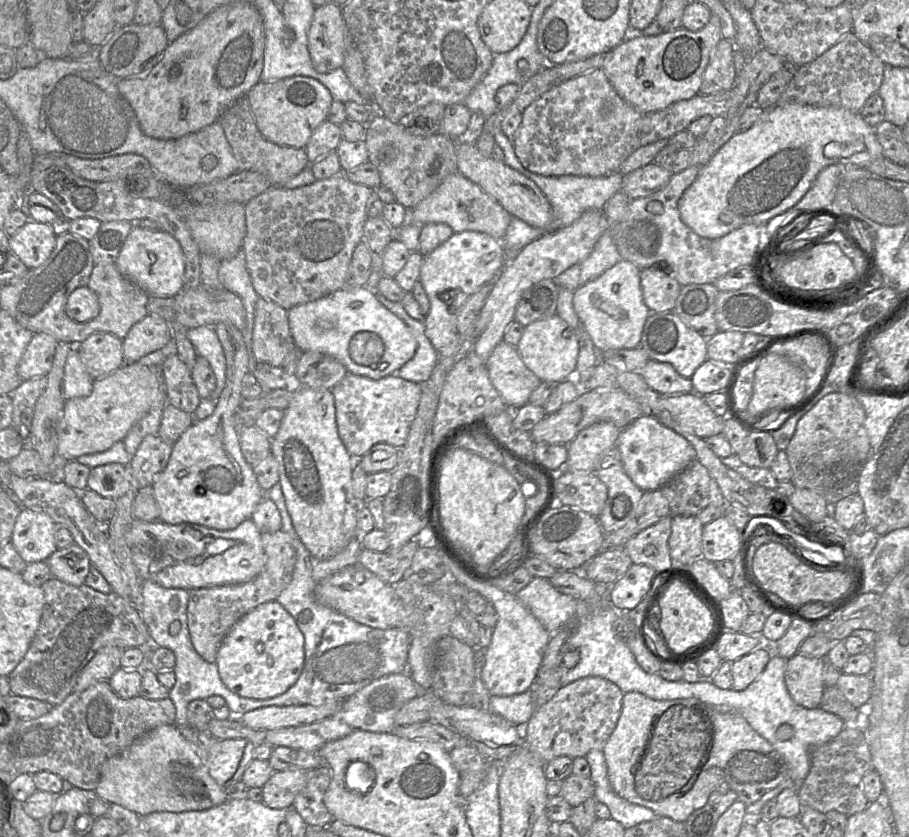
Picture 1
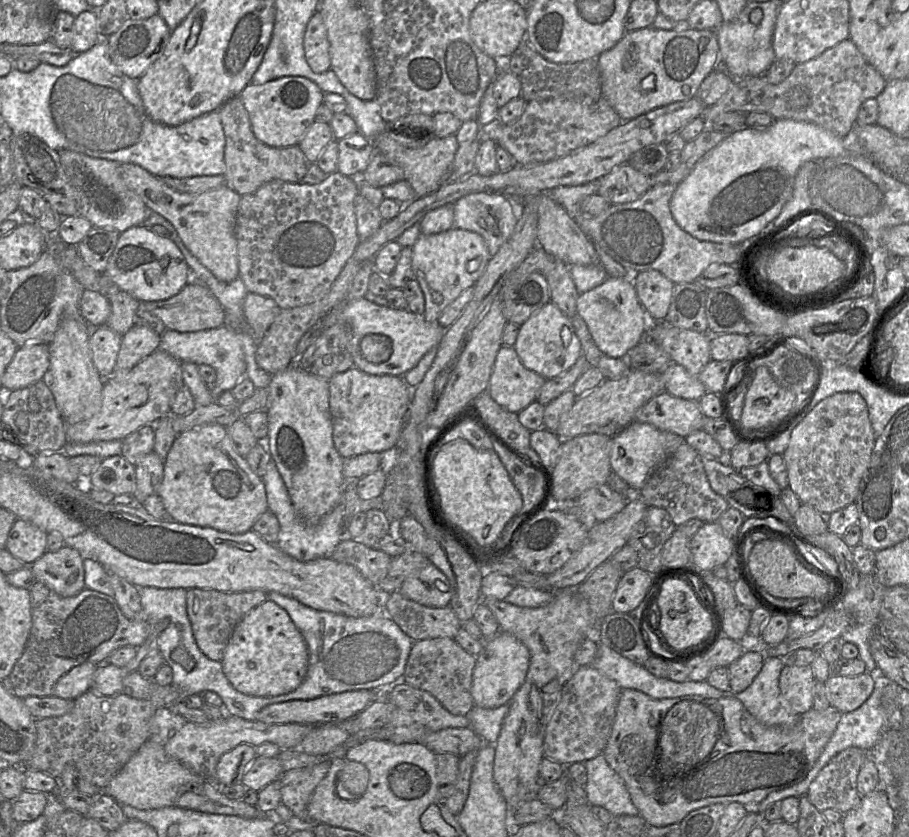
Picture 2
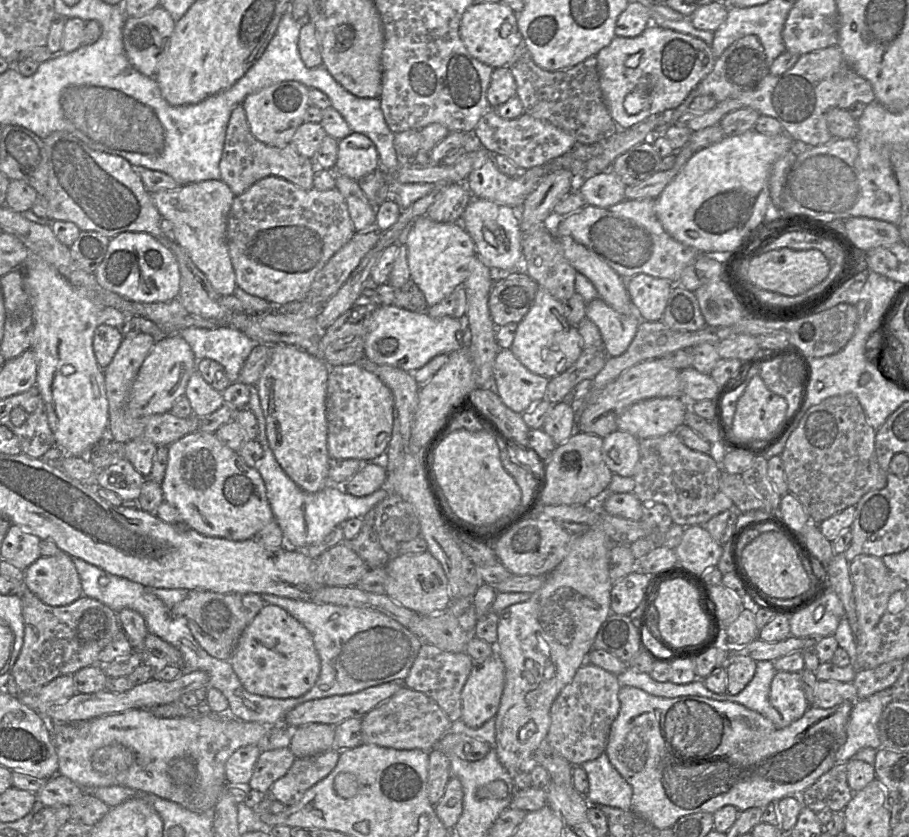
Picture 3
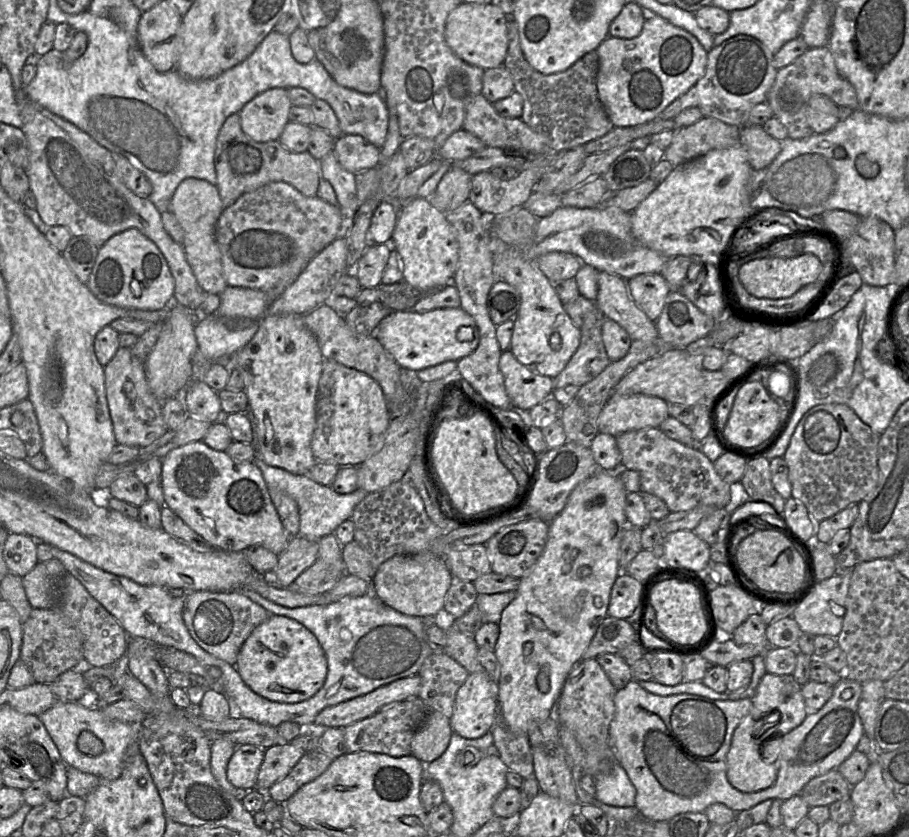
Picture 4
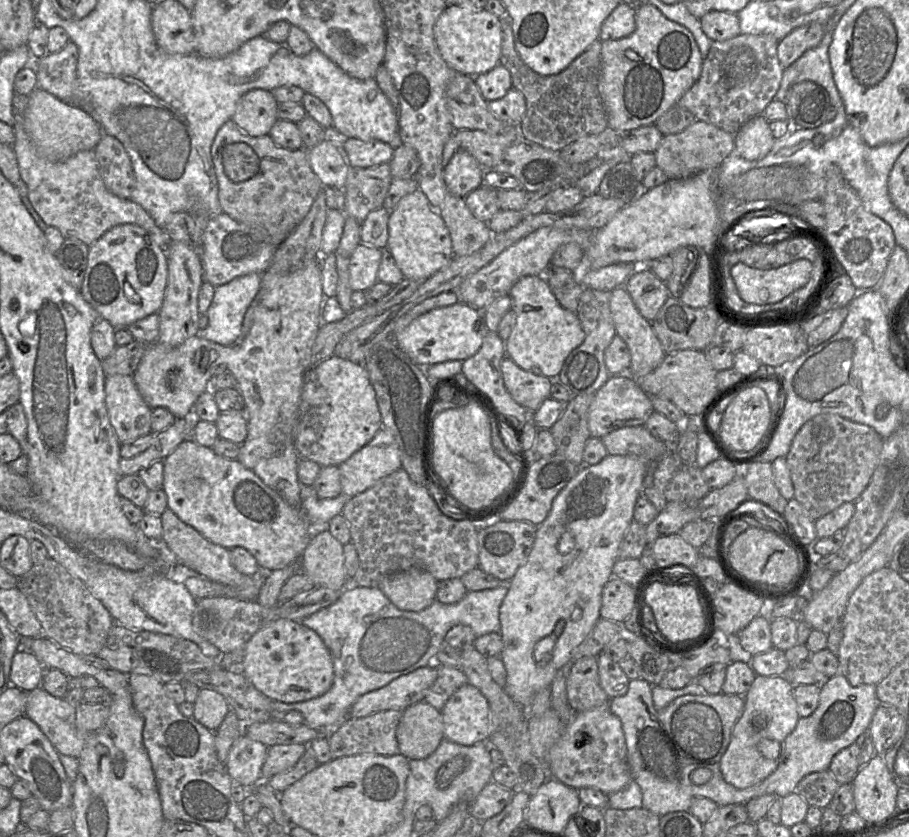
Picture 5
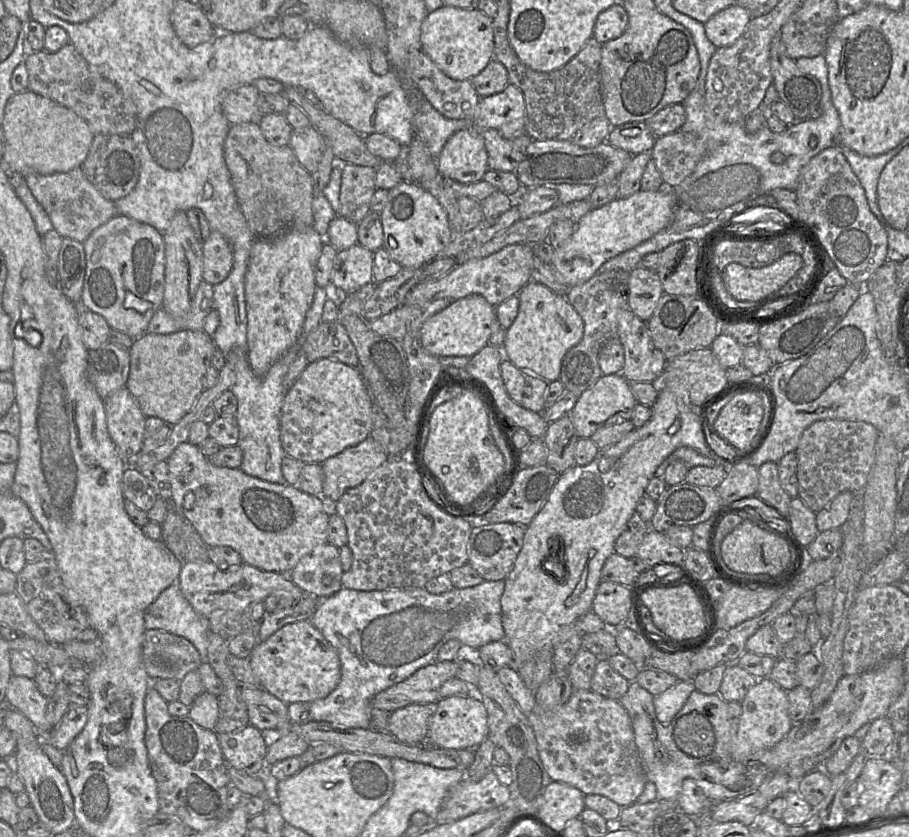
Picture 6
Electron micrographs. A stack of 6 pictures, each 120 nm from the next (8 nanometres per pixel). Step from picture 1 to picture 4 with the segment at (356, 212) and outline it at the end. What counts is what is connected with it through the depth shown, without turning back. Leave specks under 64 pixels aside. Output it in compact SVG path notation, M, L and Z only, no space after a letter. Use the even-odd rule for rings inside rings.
M271 182L241 195L233 204L223 209L215 228L215 238L221 252L223 276L227 286L267 292L282 279L296 281L312 259L339 238L343 222L338 205L331 205L318 196L306 197L286 182Z

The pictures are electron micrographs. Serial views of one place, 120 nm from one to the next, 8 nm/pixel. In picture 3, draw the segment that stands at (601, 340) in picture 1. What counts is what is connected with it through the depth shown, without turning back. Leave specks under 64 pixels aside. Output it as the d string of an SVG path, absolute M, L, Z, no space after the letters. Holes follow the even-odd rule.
M600 297L587 303L586 317L600 330L609 357L620 356L628 349L642 321L639 316L617 312Z

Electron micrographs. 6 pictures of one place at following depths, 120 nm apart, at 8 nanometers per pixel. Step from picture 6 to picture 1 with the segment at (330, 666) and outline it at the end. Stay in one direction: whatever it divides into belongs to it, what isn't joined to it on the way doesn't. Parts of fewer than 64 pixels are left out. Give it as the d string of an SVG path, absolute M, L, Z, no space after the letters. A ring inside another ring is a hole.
M276 600L260 604L240 618L223 639L216 657L226 687L251 699L268 699L284 693L299 678L304 661L304 636L295 619Z

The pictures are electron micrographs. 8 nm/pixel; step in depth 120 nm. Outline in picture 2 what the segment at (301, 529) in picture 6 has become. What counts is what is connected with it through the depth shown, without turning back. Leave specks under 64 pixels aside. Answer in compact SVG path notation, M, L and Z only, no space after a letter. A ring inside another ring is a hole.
M218 424L194 427L177 436L164 462L157 495L169 519L229 534L252 530L258 518L268 510L262 479L234 450L226 427Z

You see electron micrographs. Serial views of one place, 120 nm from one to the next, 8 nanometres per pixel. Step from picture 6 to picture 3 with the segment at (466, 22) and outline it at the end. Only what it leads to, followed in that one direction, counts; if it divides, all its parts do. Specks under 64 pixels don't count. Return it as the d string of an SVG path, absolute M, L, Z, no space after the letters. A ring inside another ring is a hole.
M474 2L462 15L459 35L468 52L478 61L495 68L507 66L516 47L522 41L517 16L509 6L500 2Z

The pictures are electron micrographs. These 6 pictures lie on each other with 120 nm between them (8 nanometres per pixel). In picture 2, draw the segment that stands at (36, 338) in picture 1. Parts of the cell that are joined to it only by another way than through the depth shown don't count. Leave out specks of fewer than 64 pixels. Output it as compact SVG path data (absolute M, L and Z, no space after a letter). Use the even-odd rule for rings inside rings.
M30 343L19 347L2 377L2 389L10 392L46 380L50 366L48 344Z

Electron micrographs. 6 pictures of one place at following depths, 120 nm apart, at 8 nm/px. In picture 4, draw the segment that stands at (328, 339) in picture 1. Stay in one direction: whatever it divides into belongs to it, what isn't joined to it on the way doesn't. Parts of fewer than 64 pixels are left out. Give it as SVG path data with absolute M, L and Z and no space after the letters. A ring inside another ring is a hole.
M462 307L425 312L392 311L379 324L375 337L401 368L419 371L446 361L459 361L472 354L480 341L474 318Z

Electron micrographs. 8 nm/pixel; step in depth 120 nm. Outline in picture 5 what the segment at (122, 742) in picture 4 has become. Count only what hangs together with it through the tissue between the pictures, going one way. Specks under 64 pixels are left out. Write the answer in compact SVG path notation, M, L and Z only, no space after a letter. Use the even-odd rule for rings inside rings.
M41 686L27 694L25 715L34 721L50 740L59 754L78 758L87 737L92 732L80 732L76 727L76 706L63 698L56 698Z

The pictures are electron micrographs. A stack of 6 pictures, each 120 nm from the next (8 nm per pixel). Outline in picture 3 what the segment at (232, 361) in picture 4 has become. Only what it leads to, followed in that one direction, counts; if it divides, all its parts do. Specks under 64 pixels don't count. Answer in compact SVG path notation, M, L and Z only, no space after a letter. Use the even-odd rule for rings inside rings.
M270 344L272 354L256 383L275 459L303 491L315 493L330 484L326 393L329 366L316 356L287 344Z

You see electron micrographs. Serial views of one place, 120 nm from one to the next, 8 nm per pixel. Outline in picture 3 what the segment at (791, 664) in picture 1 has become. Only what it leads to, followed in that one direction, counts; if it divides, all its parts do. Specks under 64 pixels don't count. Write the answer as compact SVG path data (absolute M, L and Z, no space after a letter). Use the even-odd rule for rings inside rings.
M777 671L771 682L769 701L781 715L781 723L775 724L777 728L784 728L801 718L810 705L800 673Z

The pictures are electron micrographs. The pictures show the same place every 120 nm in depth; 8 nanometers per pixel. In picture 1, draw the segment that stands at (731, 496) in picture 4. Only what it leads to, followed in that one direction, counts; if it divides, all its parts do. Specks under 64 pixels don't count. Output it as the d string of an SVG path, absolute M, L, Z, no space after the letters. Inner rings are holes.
M698 461L660 488L667 498L671 517L697 516L708 505L725 505L725 498L708 470Z

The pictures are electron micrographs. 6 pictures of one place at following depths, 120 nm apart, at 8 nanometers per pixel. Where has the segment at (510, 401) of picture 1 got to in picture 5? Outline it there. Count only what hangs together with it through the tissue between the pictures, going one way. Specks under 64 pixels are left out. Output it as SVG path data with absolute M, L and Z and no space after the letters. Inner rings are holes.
M508 356L502 360L501 370L507 391L528 411L535 412L551 397L553 379L522 369Z

